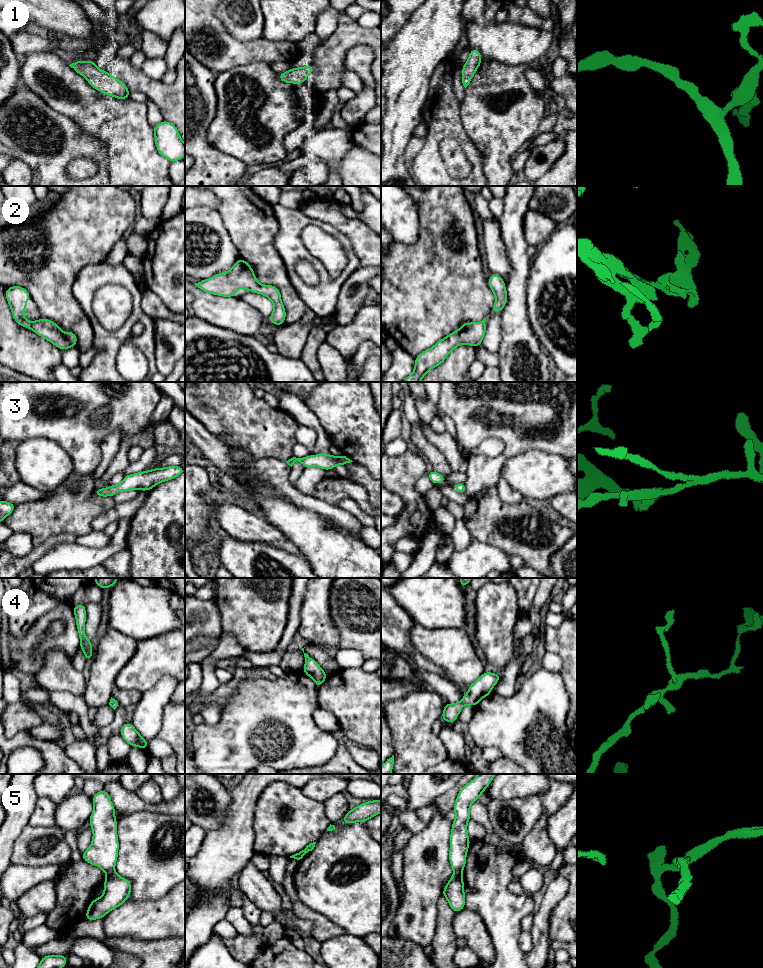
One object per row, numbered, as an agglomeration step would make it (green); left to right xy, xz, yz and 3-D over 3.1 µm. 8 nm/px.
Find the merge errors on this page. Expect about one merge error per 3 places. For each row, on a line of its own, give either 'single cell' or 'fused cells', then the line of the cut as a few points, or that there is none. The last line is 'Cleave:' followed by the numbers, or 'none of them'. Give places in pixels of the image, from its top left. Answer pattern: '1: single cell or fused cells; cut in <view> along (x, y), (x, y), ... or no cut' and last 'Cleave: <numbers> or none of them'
1: single cell; no cut
2: single cell; no cut
3: single cell; no cut
4: single cell; no cut
5: fused cells; cut in xy along (113, 871), (107, 874)
Cleave: 5

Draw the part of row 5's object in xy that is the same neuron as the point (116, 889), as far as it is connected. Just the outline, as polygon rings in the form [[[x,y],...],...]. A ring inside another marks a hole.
[[[116,872],[107,874],[104,881],[104,894],[90,903],[85,920],[103,918],[108,912],[127,901],[131,892],[131,882],[120,877]]]

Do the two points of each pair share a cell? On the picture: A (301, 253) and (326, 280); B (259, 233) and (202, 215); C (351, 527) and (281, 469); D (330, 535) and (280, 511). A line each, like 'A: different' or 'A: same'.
A: same
B: different
C: same
D: same

